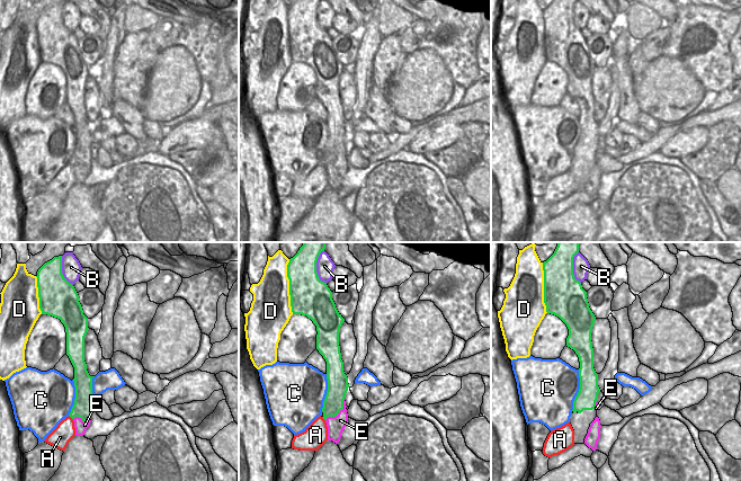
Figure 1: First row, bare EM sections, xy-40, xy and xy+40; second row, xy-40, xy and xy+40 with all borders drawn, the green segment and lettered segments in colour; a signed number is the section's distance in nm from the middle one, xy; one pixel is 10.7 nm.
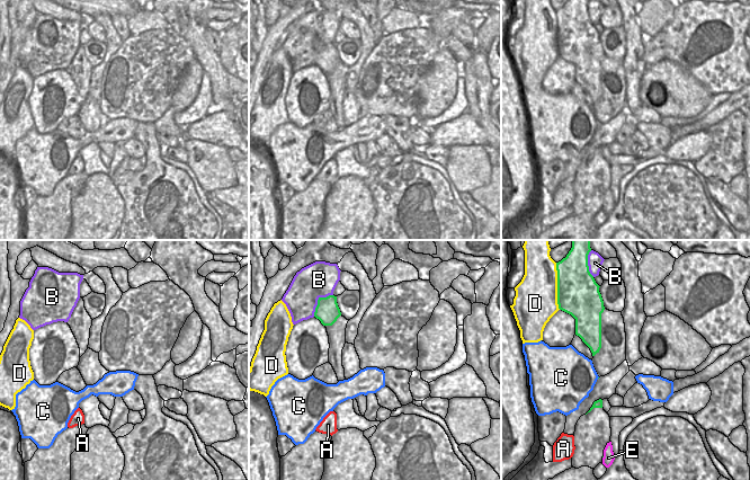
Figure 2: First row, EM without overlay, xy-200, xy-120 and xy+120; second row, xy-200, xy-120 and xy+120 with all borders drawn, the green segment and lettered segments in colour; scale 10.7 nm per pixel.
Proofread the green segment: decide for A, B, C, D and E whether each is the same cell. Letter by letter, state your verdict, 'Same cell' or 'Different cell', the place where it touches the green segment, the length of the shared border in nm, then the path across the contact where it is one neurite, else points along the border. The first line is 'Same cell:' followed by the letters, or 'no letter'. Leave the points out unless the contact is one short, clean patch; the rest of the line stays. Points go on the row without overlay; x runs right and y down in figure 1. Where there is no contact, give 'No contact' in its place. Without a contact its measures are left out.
Same cell: no letter
A: Different cell. Touches green at xy-40 (70, 163). Shared border 70 nm. Boundary: xy-40 (69, 162), (72, 167)
B: Different cell. Touches green at xy (315, 16). Shared border 340 nm
C: Different cell. Touches green at xy+40 (579, 137). Shared border 460 nm
D: Different cell. Touches green at xy (289, 34). Shared border 600 nm
E: Different cell. Touches green at xy (338, 160). Shared border 320 nm.

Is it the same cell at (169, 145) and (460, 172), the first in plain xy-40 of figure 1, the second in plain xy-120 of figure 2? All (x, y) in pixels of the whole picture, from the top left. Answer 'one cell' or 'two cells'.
two cells

